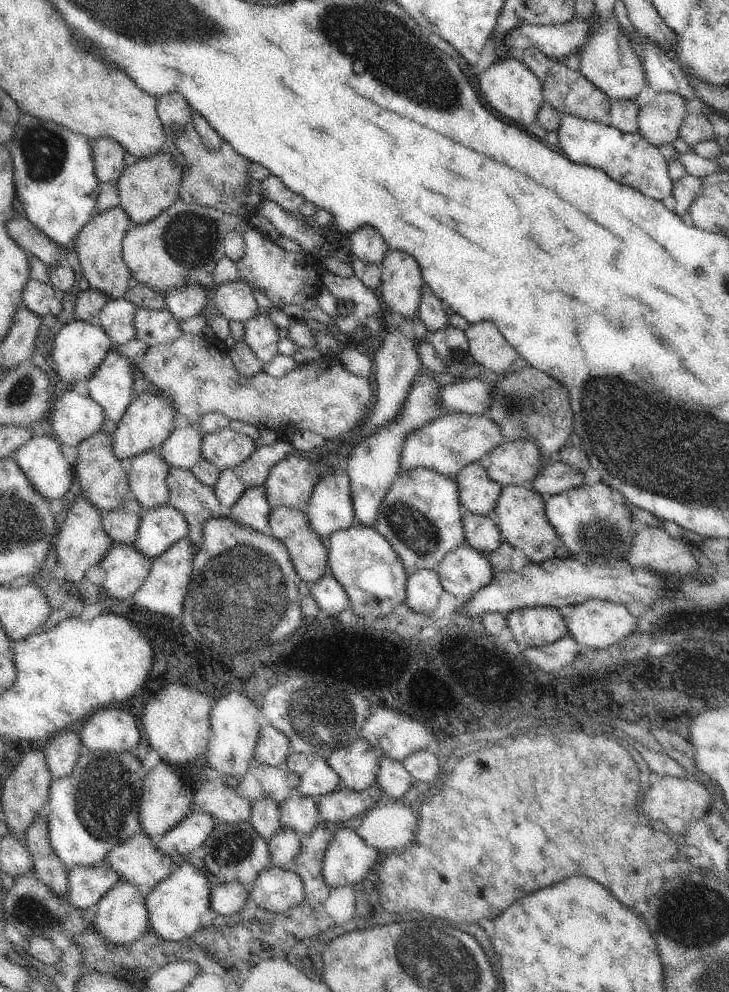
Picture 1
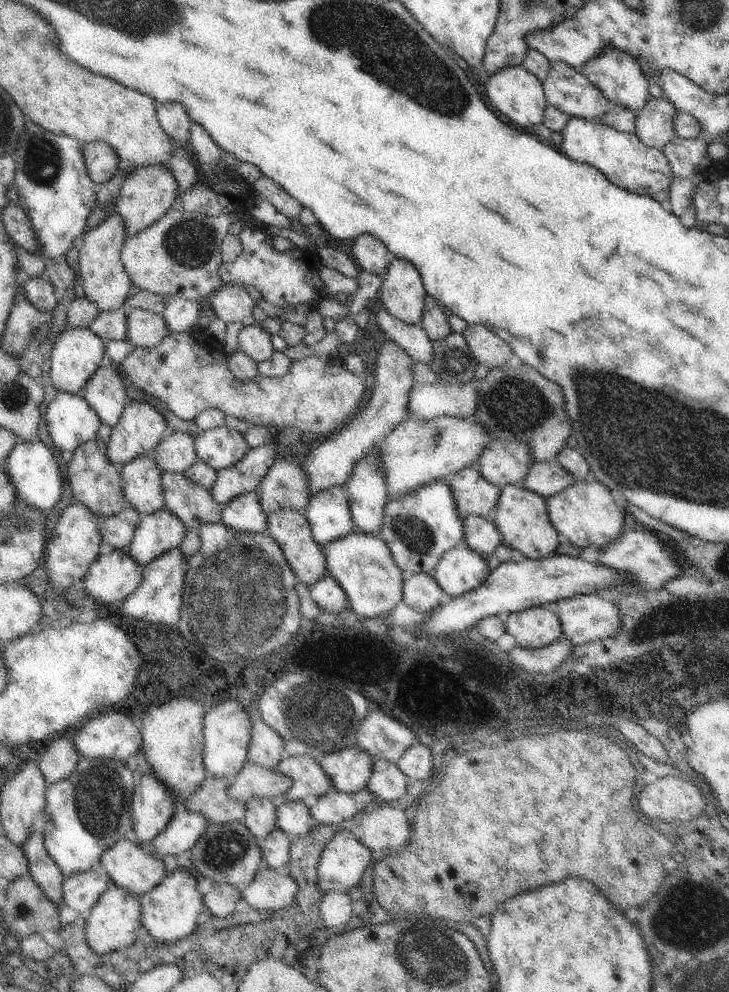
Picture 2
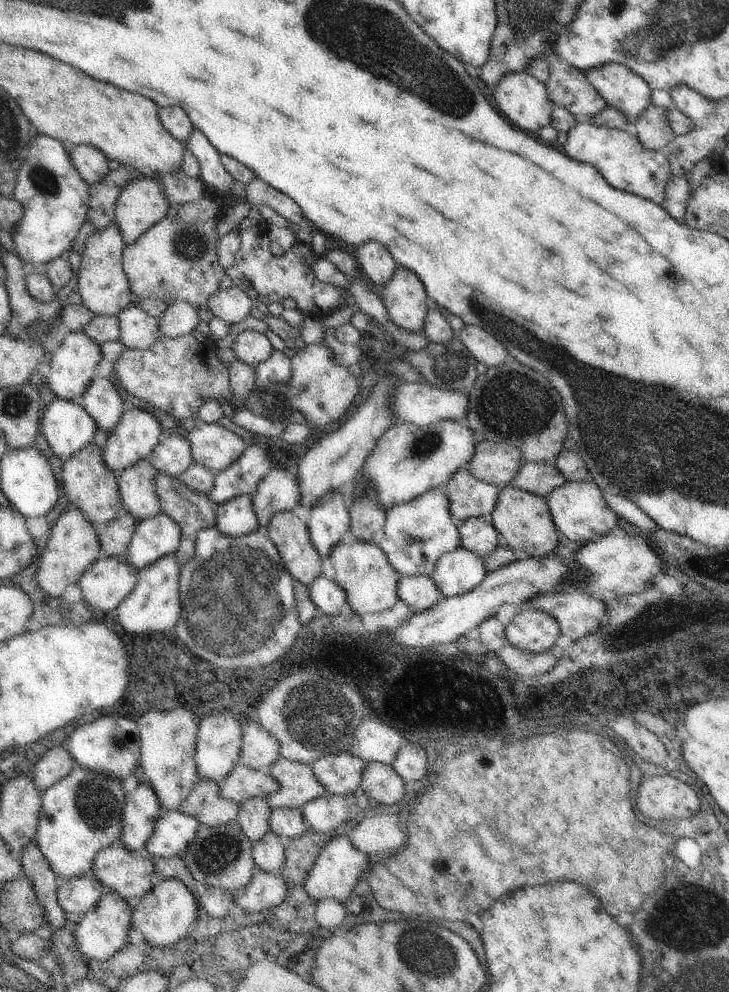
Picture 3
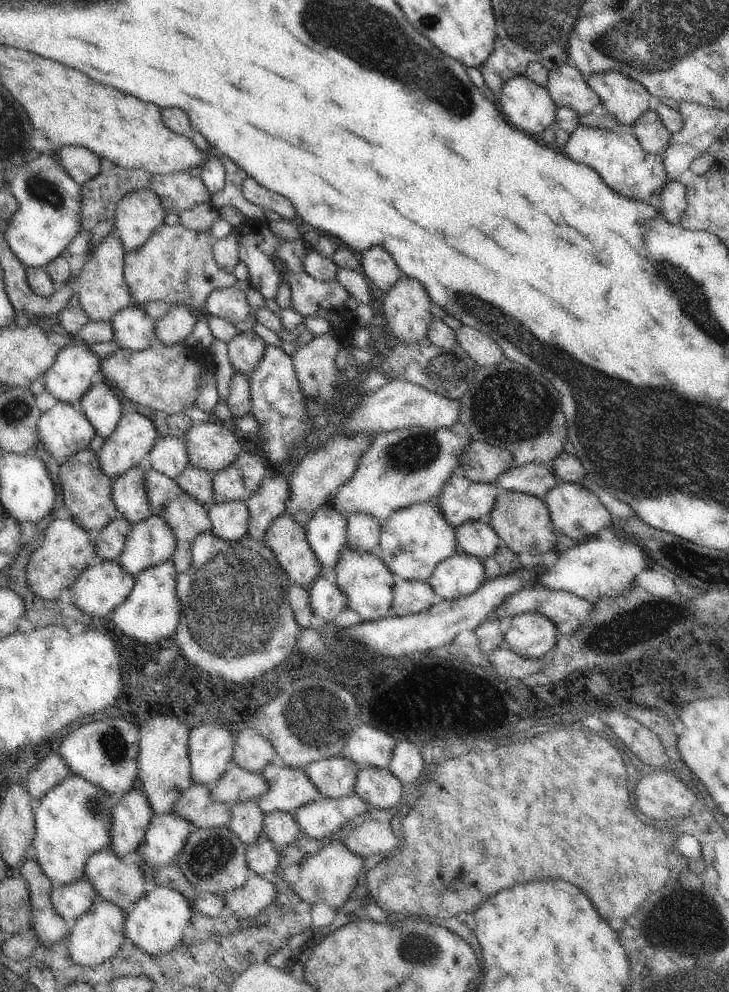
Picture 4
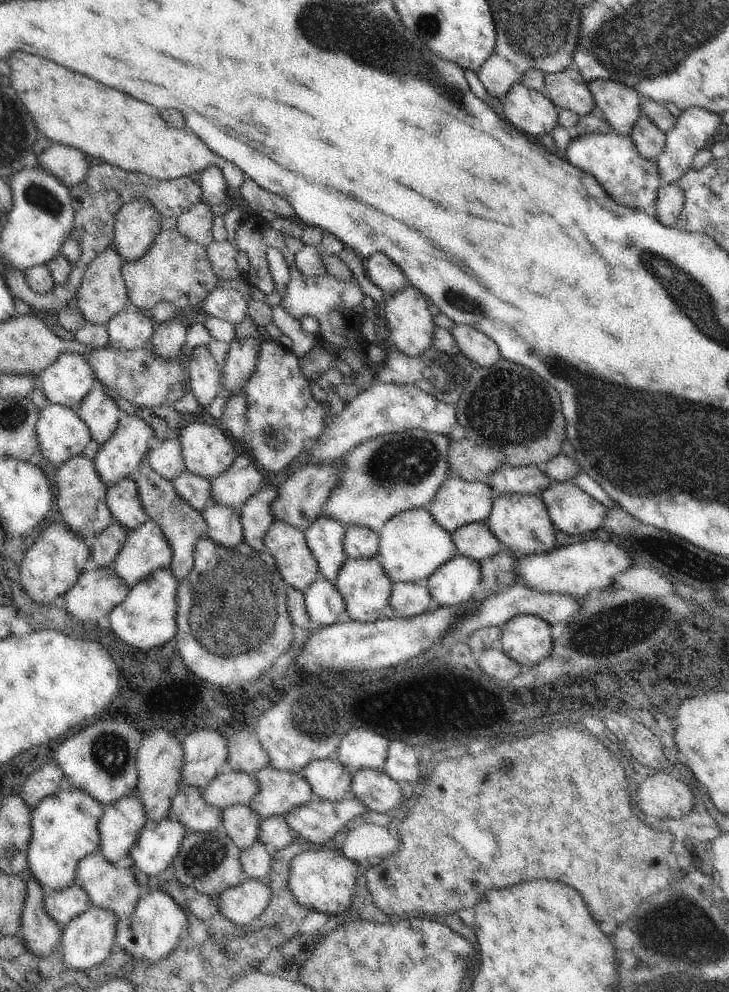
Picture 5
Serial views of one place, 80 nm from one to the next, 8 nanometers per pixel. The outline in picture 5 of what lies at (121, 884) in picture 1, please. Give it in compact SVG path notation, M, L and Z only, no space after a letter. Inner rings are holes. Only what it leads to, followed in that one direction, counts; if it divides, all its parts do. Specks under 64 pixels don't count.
M90 904L86 912L71 920L64 929L60 949L64 963L74 970L92 971L113 953L116 947L117 924L119 918L112 911Z

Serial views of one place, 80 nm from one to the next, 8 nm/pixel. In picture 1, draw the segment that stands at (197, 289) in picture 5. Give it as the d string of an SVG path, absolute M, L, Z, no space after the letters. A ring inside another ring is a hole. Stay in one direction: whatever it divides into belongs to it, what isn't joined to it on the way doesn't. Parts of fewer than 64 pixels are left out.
M180 198L166 210L163 210L155 219L147 223L137 224L130 229L123 238L122 256L133 274L133 283L140 283L155 291L168 292L171 288L182 288L190 283L200 283L208 289L216 286L213 274L216 265L225 255L224 237L240 222L236 215L216 210L212 207L203 207L197 204L188 204Z

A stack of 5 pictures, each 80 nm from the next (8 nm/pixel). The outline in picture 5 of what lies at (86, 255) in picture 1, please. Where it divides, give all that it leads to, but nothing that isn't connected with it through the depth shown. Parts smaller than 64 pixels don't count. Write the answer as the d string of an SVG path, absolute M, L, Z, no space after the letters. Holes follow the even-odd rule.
M114 244L108 245L85 270L80 288L75 293L78 302L78 309L84 315L85 322L90 324L107 325L113 316L129 305L129 296L122 276L123 261L121 254Z

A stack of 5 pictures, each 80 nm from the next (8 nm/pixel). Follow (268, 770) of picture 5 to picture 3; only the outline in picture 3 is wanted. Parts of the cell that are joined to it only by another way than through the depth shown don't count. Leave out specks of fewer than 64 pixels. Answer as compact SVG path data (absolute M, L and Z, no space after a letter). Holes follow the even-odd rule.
M281 756L268 772L281 784L275 793L265 798L271 810L278 807L300 809L326 792L309 764Z

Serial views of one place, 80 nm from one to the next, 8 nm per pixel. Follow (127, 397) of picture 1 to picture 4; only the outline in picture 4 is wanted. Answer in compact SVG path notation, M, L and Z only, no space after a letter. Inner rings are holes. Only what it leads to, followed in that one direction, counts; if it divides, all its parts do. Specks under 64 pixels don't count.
M106 381L91 385L84 393L78 406L92 423L96 434L104 439L114 432L123 415L118 395Z

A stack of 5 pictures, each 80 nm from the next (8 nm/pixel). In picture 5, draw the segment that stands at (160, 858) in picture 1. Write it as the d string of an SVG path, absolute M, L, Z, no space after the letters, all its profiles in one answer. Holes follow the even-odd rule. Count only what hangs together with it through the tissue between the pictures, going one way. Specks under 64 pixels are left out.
M98 849L85 856L78 865L74 884L80 885L88 893L90 904L112 911L119 919L127 919L140 900L140 884L136 870L130 867L116 867L105 859Z

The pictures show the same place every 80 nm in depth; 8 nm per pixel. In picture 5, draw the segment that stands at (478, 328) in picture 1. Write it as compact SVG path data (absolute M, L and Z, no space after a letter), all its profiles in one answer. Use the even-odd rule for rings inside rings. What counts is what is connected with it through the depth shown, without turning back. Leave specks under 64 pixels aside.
M454 326L451 333L458 343L460 352L471 361L478 362L480 367L491 367L500 360L500 352L496 342L486 334L478 332L472 326Z

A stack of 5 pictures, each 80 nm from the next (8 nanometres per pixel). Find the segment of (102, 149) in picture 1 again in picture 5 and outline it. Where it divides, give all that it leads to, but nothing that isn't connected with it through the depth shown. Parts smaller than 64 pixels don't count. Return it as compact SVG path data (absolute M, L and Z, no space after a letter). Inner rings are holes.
M55 143L31 161L35 161L36 165L57 176L61 183L72 188L87 177L92 166L86 156L87 154L80 149Z

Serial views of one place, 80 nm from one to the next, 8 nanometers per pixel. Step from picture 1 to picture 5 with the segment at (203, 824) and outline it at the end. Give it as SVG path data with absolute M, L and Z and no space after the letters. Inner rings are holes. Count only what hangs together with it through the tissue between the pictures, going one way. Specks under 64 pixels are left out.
M168 816L160 820L160 822L148 821L130 852L135 862L134 869L142 871L150 877L160 876L166 869L171 868L173 860L180 852L185 836L185 826Z

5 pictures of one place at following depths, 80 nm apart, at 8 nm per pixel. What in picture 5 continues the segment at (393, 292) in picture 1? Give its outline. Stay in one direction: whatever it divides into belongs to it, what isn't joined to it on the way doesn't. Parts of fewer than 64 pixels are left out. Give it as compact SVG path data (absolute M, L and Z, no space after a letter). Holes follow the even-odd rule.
M406 284L402 290L384 301L384 312L388 320L390 330L390 342L396 345L405 355L417 357L423 355L428 347L432 346L432 337L435 329L435 319L428 309L426 296L414 288L412 284Z

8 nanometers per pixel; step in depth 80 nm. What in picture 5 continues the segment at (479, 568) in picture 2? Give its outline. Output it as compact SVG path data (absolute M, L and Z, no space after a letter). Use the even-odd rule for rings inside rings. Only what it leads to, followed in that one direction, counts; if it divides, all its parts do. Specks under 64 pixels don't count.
M455 554L423 582L439 607L451 607L472 600L480 583L479 562L460 554Z

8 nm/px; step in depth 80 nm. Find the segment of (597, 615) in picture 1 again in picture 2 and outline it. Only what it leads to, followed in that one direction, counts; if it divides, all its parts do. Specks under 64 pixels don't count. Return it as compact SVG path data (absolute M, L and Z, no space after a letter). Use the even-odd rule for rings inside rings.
M580 595L561 600L559 603L545 604L545 607L556 612L561 618L563 634L566 634L575 647L615 637L619 633L620 627L623 626L619 606L614 602L599 598L598 595Z

